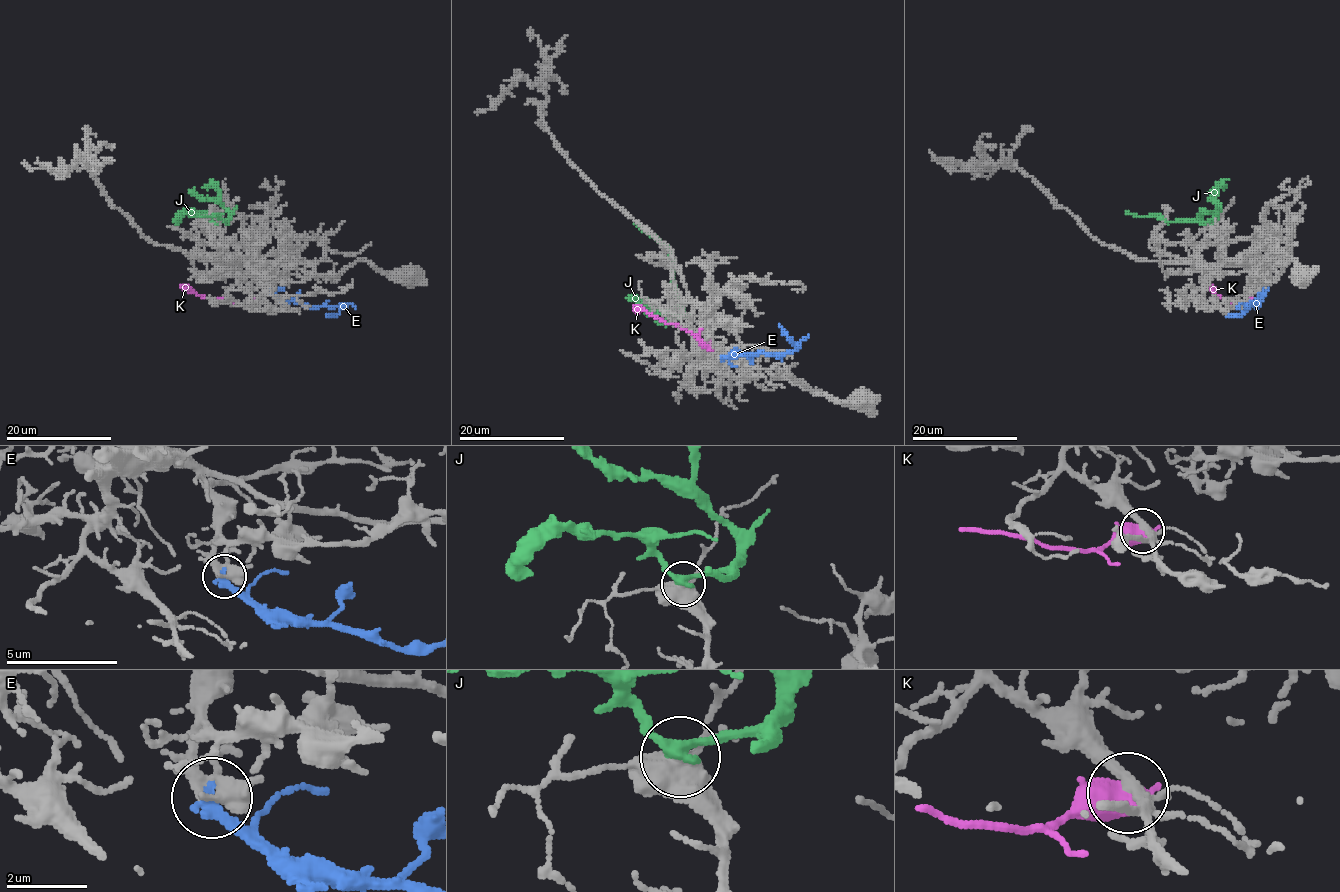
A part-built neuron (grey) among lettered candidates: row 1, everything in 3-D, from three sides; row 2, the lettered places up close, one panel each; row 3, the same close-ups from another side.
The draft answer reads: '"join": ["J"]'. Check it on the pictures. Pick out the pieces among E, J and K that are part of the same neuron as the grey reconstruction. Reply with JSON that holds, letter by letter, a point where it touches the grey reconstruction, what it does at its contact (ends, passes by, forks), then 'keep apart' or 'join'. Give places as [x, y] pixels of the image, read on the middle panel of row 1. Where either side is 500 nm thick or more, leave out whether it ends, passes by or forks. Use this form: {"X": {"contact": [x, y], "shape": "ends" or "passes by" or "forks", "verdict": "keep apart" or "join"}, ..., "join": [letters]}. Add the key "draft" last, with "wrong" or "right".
{"E": {"contact": [722, 358], "shape": "ends", "verdict": "join"}, "J": {"contact": [669, 311], "verdict": "keep apart"}, "K": {"contact": [708, 345], "verdict": "keep apart"}, "join": ["E"], "draft": "wrong"}

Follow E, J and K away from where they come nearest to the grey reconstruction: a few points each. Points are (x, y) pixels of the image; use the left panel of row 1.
E: (270, 289), (279, 297), (311, 307), (341, 304), (336, 314), (325, 316)
J: (215, 223), (227, 219), (223, 222), (215, 214), (204, 217), (181, 211)
K: (255, 299), (237, 304), (202, 297), (180, 284)

